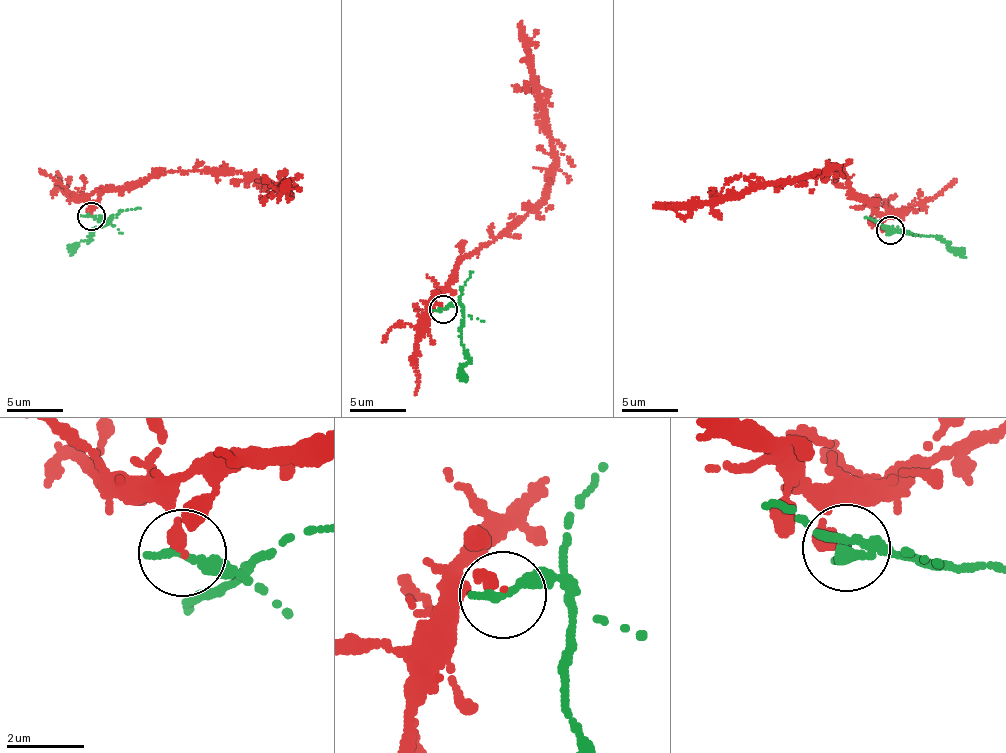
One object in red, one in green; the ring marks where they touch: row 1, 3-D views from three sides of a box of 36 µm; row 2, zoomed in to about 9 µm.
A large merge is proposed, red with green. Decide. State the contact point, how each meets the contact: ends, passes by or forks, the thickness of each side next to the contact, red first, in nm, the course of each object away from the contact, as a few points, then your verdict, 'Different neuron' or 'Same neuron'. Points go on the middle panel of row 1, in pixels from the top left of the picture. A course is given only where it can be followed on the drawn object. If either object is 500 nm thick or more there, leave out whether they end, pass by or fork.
Place: (443, 309). At the ring red ends. At the ring green ends. Thickness 340 nm (red) against 340 nm. Course of red: (444, 309), (433, 308), (432, 302), (464, 257), (501, 237), (543, 200), (553, 146), (521, 21). Course of green: (444, 309), (458, 304), (464, 309), (464, 353), (469, 360), (462, 367), (466, 382). Different neuron

